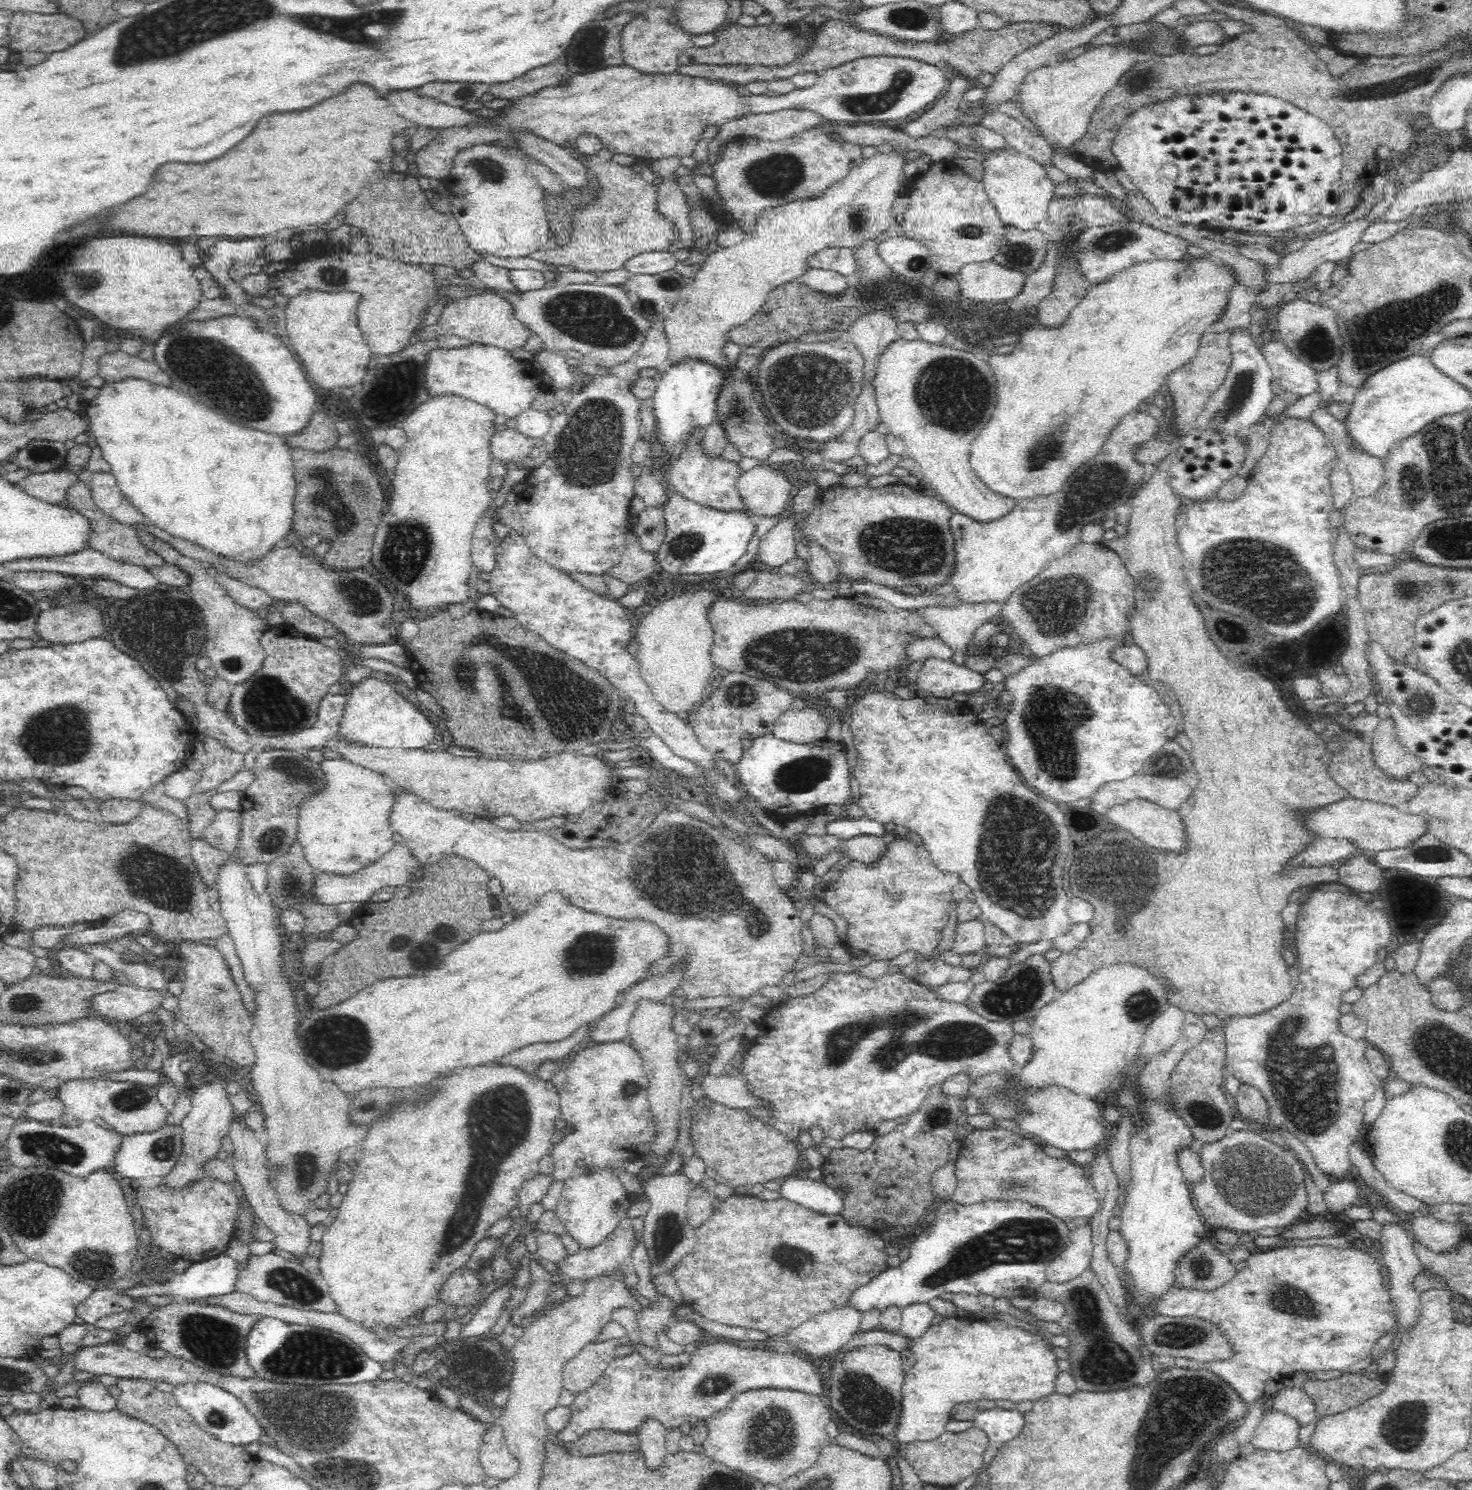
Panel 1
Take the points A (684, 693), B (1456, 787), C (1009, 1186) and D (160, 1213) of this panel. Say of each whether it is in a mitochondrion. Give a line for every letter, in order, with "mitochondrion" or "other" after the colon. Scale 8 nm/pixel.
A: other
B: other
C: mitochondrion
D: other

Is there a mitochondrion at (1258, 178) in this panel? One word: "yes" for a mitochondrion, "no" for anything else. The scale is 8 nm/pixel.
no

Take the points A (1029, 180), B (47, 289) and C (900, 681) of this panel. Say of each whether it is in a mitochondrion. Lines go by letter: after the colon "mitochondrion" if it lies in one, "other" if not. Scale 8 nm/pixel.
A: other
B: other
C: other

